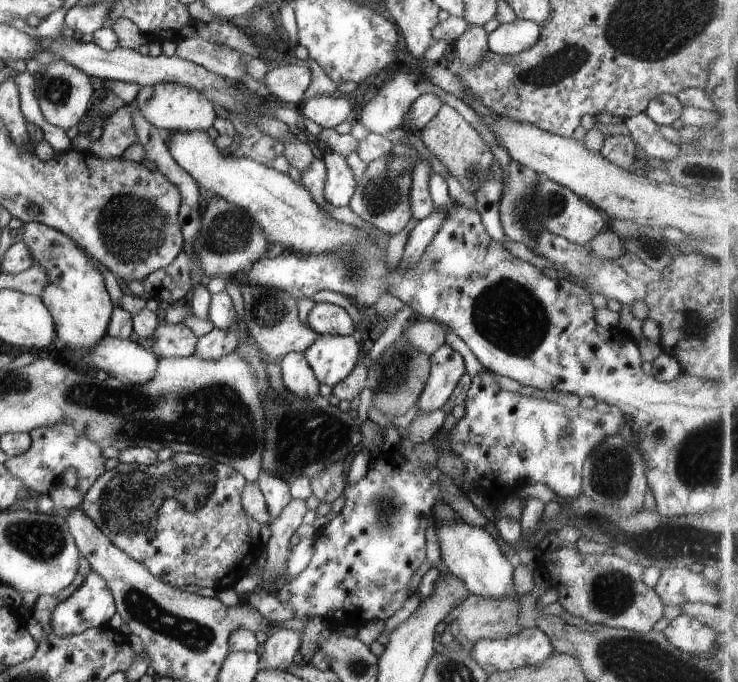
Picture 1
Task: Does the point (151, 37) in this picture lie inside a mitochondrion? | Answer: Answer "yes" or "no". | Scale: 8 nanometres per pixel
no

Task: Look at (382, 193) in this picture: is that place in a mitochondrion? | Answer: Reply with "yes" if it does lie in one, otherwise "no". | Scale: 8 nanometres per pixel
yes

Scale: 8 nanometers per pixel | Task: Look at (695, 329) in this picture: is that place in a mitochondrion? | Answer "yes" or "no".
yes

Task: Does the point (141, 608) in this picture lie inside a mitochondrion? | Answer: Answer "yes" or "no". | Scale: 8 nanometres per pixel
yes

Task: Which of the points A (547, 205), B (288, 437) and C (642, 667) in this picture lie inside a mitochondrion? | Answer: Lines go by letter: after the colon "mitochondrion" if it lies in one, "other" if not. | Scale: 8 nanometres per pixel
A: mitochondrion
B: mitochondrion
C: mitochondrion

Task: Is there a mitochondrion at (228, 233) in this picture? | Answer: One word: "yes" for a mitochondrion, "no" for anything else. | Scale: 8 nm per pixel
yes

